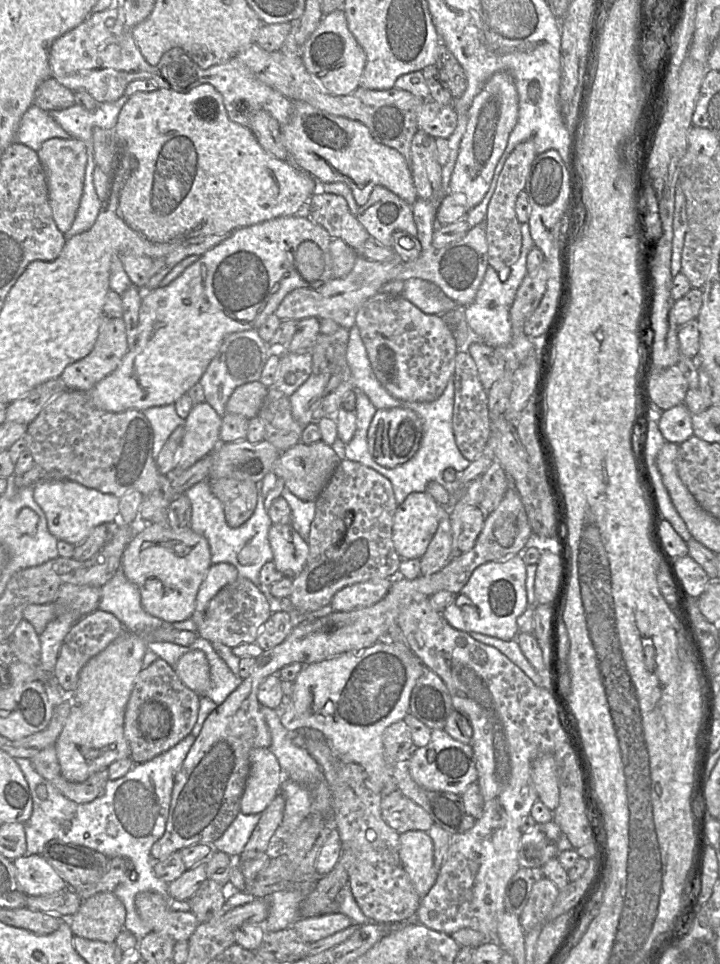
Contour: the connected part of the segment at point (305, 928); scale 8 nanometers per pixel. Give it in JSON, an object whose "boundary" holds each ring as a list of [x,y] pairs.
{"boundary":[[[342,913],[322,914],[298,918],[292,928],[307,943],[313,943],[331,936],[352,925],[351,919]]]}

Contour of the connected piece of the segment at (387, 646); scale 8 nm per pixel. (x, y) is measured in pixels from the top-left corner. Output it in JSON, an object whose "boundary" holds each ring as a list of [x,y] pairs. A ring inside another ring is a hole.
{"boundary":[[[381,640],[369,647],[304,665],[293,681],[291,703],[280,708],[281,723],[289,731],[310,728],[321,731],[343,761],[354,762],[364,768],[367,773],[367,786],[382,797],[386,796],[398,788],[384,759],[383,733],[387,727],[405,718],[409,712],[411,692],[425,670],[429,669],[409,649],[405,641],[389,640]]]}

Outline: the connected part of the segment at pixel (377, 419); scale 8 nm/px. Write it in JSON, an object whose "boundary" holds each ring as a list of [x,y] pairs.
{"boundary":[[[377,409],[368,429],[368,449],[380,466],[395,468],[409,461],[418,451],[423,436],[423,422],[411,409]]]}

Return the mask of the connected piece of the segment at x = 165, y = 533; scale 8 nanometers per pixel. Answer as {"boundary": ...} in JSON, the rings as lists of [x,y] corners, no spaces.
{"boundary":[[[140,525],[127,545],[120,569],[139,590],[143,609],[168,623],[190,619],[199,587],[211,567],[207,539],[189,526],[174,530],[169,525]]]}

